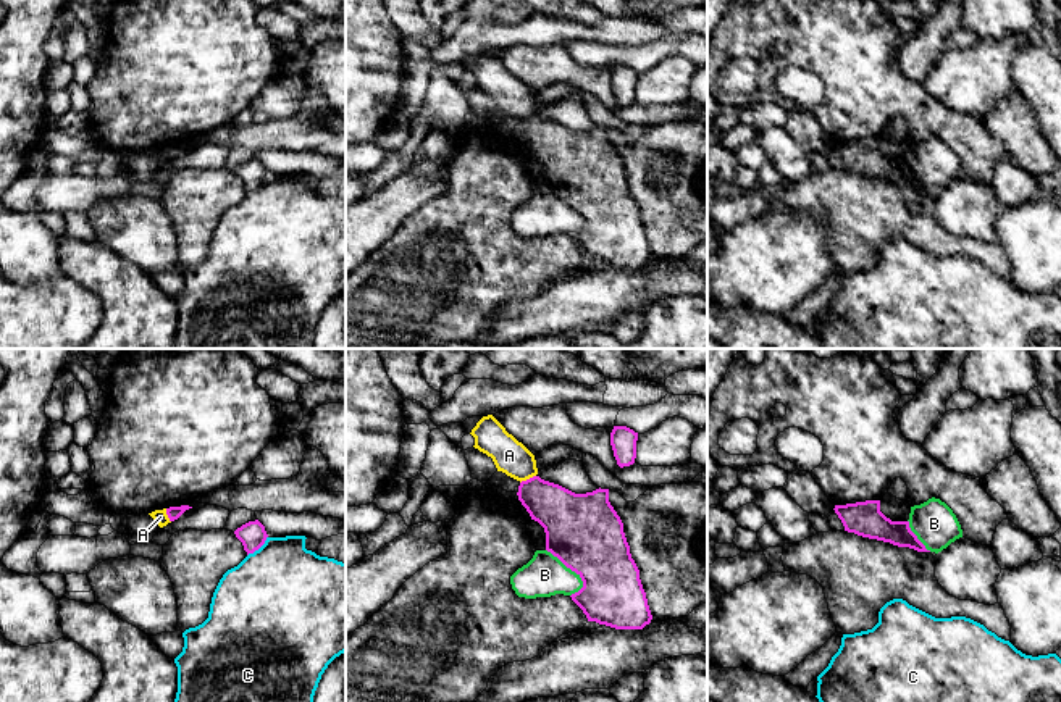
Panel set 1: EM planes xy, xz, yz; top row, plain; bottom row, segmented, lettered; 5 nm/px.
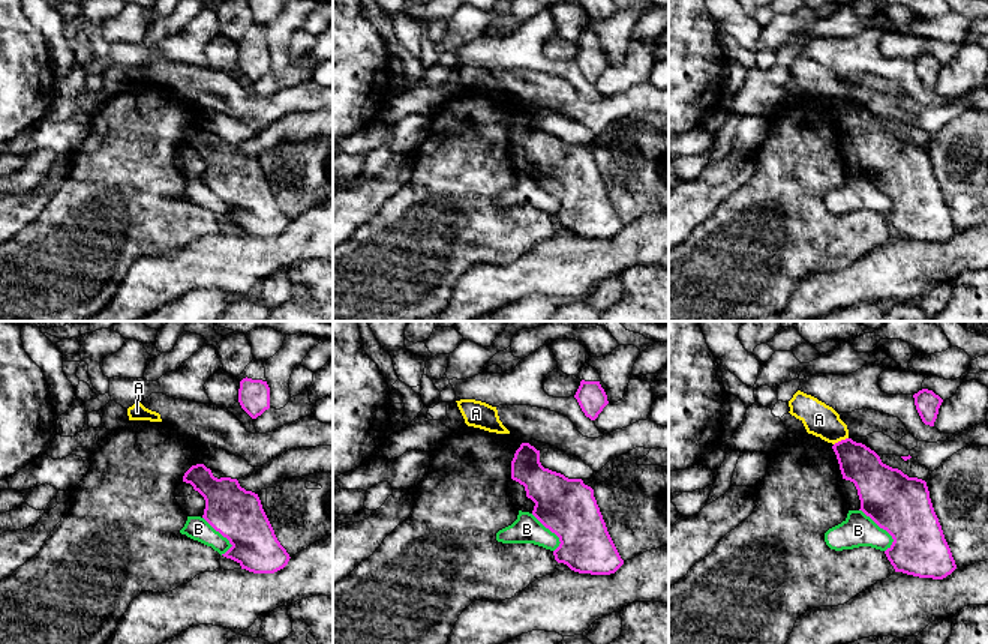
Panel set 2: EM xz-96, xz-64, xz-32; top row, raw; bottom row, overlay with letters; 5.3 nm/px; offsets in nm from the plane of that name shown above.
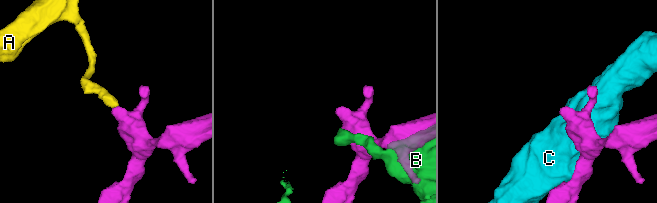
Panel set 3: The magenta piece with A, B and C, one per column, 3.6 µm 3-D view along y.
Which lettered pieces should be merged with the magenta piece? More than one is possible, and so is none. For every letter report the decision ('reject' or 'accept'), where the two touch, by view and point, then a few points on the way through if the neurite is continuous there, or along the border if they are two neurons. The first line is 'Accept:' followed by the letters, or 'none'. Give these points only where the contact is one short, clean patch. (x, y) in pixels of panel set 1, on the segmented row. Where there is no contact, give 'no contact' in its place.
Accept: none
A: reject; contact xz (527, 480); border xz (535, 475), (520, 483)
B: reject; contact xz (570, 568)
C: reject; contact xy (259, 547)

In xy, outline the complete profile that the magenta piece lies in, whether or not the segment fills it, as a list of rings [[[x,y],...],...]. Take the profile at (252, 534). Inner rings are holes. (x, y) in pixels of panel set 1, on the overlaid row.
[[[258,520],[242,524],[234,534],[242,542],[247,555],[258,550],[268,537],[265,526]]]

